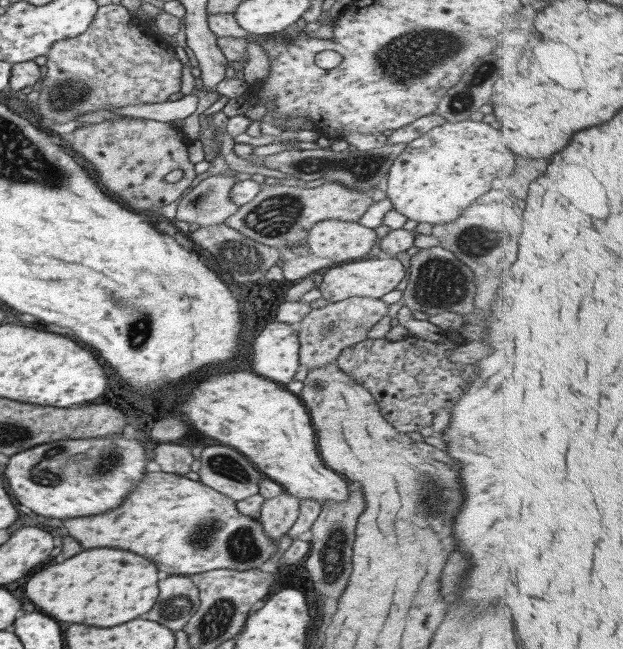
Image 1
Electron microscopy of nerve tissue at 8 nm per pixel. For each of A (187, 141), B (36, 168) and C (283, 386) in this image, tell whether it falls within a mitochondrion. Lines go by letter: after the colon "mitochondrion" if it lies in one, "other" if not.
A: other
B: mitochondrion
C: other

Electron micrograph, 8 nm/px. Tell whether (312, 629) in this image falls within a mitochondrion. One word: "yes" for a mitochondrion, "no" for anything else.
no

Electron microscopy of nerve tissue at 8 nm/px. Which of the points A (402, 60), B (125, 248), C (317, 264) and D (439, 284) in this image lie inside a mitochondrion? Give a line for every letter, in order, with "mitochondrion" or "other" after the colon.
A: mitochondrion
B: other
C: other
D: mitochondrion

